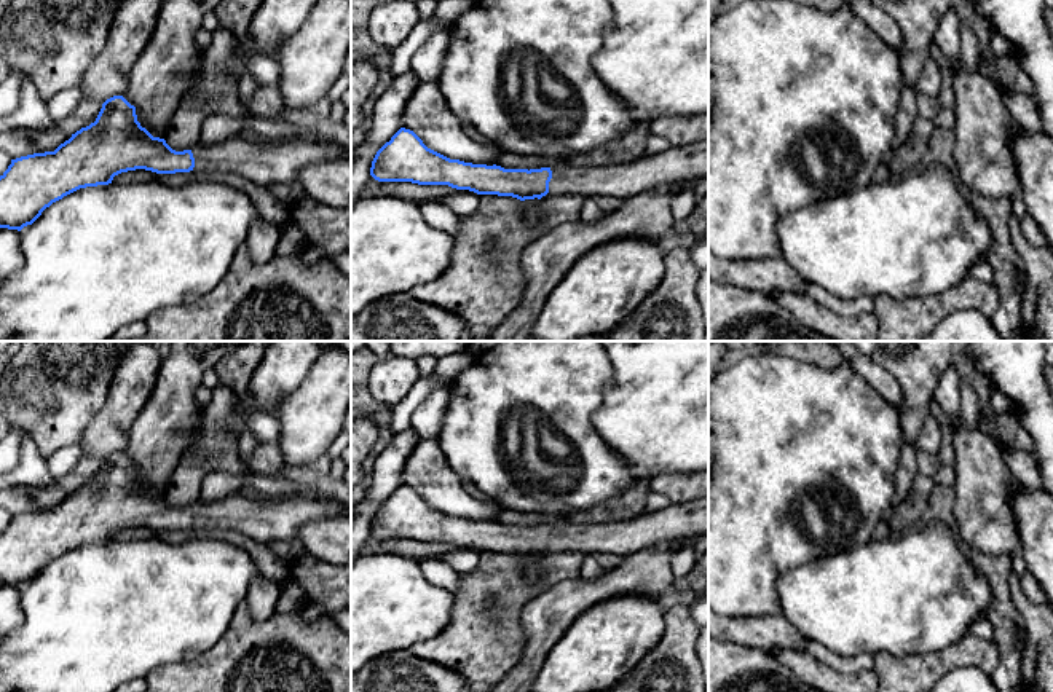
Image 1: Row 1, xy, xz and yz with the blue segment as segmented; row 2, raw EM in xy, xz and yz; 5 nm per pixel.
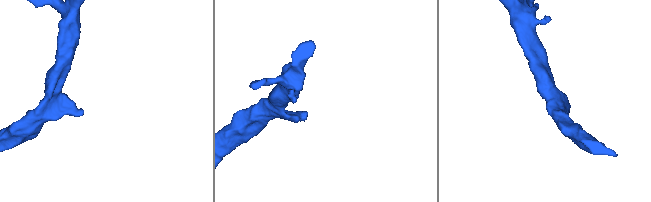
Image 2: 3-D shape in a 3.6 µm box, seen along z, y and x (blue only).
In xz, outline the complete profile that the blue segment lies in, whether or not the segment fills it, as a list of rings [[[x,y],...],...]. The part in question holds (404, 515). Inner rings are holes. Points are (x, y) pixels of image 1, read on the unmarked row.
[[[400,485],[375,512],[370,533],[378,539],[448,542],[477,552],[542,558],[581,552],[629,556],[653,544],[708,534],[708,497],[632,520],[613,523],[552,523],[504,526],[450,517],[431,505],[410,486]]]

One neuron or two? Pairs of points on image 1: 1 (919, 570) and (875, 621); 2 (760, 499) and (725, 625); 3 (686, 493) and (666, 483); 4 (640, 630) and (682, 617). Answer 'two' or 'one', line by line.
1: one
2: two
3: one
4: two

